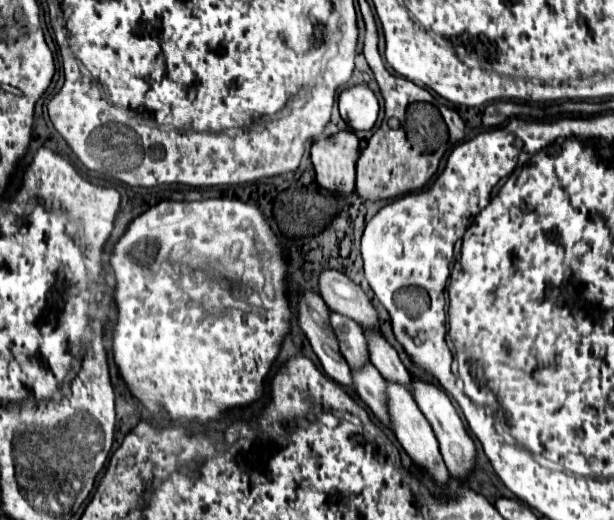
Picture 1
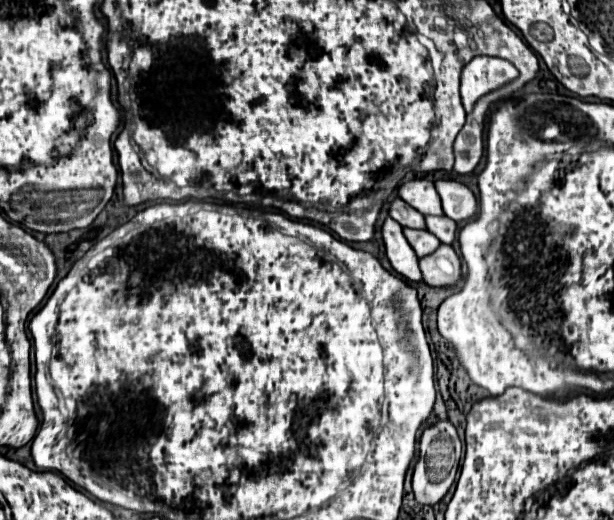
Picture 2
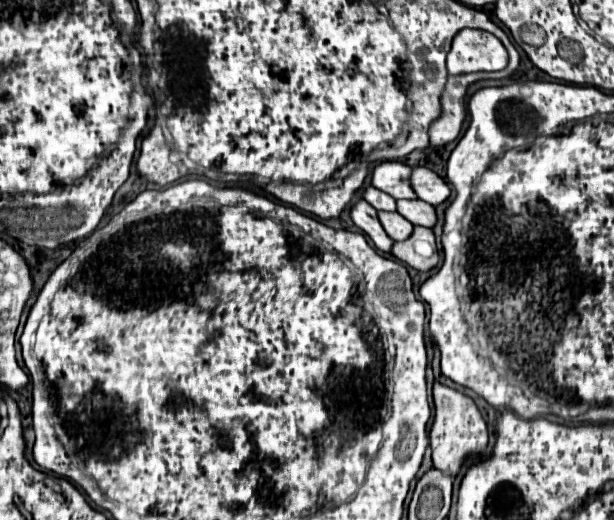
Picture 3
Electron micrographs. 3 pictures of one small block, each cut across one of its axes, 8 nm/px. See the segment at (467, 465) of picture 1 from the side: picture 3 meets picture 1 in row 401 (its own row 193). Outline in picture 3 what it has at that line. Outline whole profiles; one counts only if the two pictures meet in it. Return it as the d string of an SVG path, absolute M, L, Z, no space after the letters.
M414 166L410 174L410 186L416 192L416 196L432 206L438 206L448 200L450 196L450 186L430 168L424 166Z

